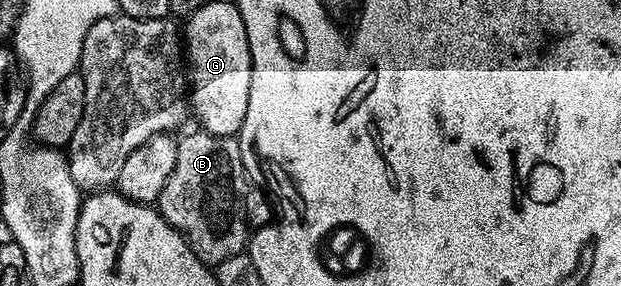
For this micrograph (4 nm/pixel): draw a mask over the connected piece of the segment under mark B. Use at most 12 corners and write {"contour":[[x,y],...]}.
{"contour":[[238,137],[178,139],[157,209],[207,266],[249,246]]}

